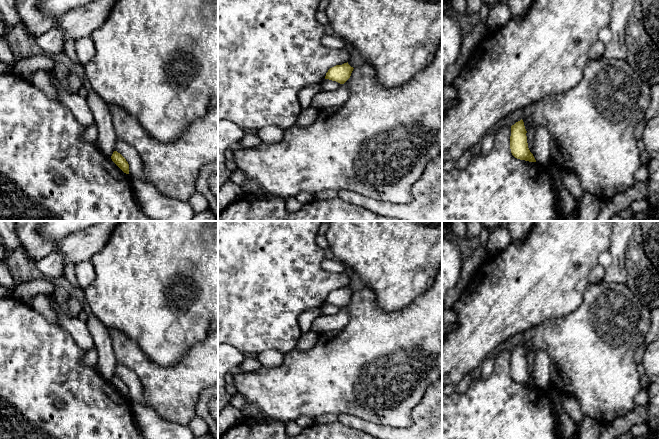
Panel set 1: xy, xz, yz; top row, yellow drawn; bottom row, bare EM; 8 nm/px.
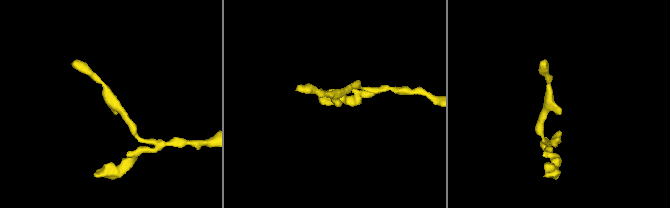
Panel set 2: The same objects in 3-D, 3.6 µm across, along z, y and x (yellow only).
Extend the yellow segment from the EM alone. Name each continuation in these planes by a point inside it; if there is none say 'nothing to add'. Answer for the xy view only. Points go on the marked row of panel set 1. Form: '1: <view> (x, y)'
nothing to add

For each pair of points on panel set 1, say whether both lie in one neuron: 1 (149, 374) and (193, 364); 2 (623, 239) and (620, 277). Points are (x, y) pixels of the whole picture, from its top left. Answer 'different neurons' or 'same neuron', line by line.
1: same neuron
2: same neuron

